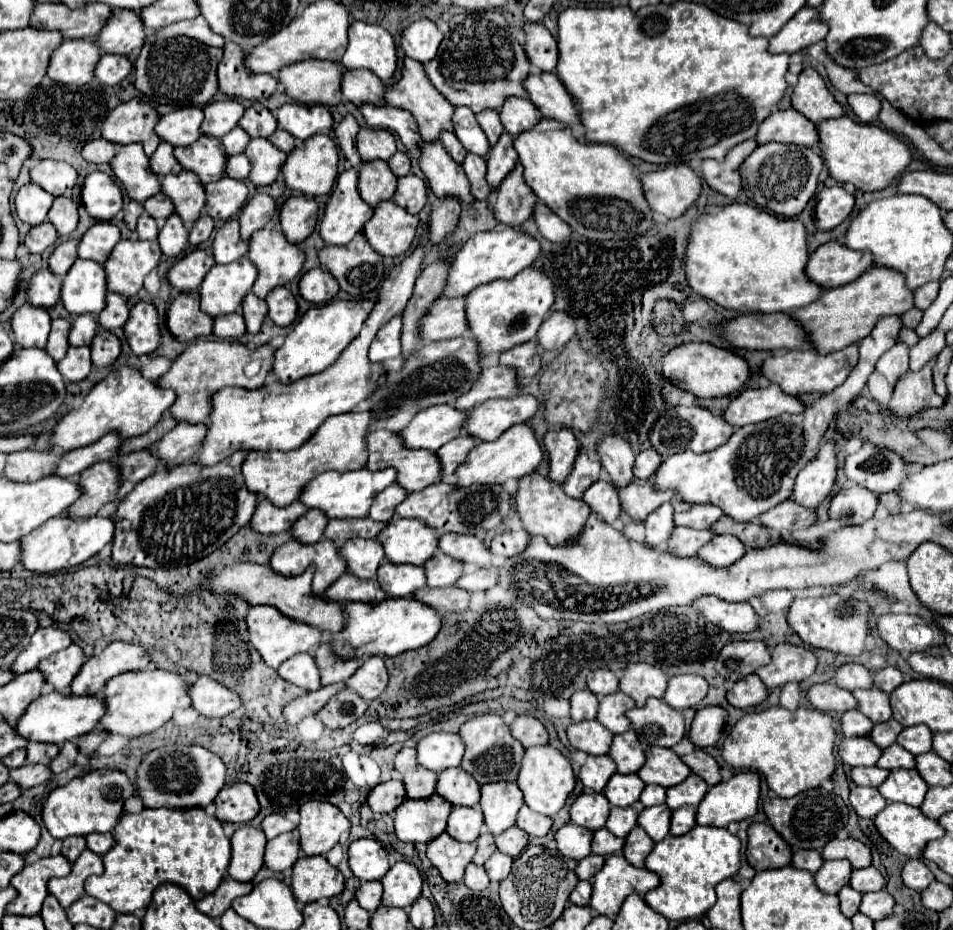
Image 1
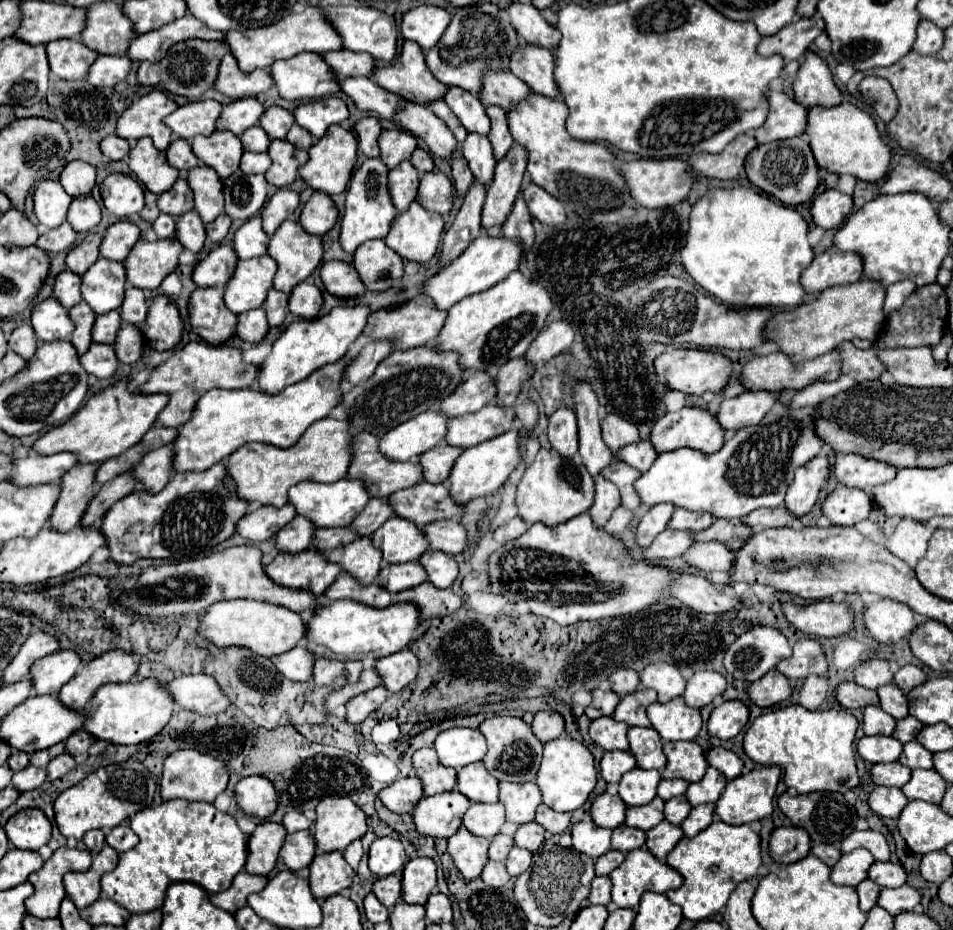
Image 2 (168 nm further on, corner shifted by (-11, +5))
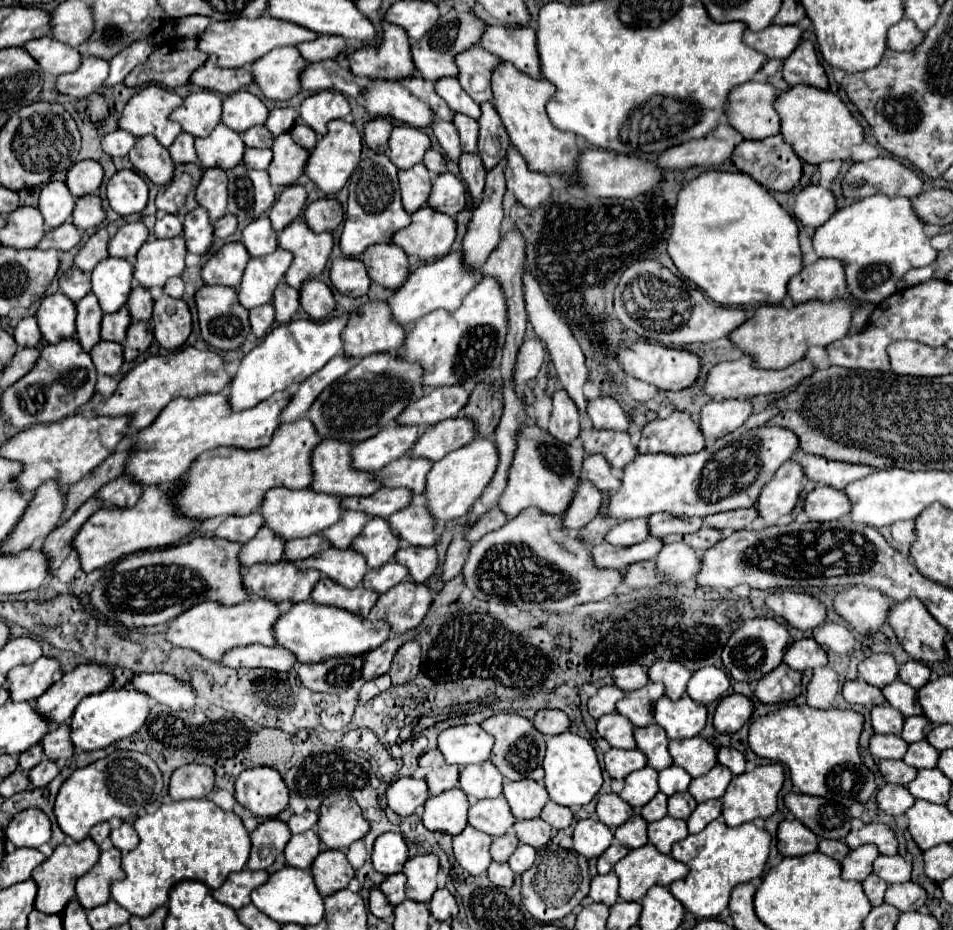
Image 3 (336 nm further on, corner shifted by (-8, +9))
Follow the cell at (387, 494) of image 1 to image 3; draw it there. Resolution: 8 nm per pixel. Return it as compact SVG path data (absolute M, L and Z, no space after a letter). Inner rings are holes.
M345 512L345 516L341 516L341 520L337 524L333 524L333 528L327 528L323 532L323 536L331 542L331 546L345 550L351 546L353 538L363 530L363 526L367 524L369 516L363 512Z

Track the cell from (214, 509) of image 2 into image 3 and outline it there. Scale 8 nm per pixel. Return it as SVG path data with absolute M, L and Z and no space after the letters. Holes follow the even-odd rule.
M147 486L139 498L139 502L133 508L125 510L111 510L111 508L101 508L97 510L75 534L73 538L73 548L79 556L81 570L91 572L95 568L101 568L113 560L121 560L129 554L143 552L149 548L165 548L173 546L185 536L189 536L195 530L195 520L185 520L183 516L177 516L171 492L169 490L159 490L157 486Z

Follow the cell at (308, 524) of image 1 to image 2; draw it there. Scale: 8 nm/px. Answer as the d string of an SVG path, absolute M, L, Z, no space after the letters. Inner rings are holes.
M296 516L290 524L286 524L278 534L276 534L276 544L278 550L282 552L302 552L306 548L312 546L314 542L314 532L318 528L312 528L312 524L308 524L308 520L304 520L304 516Z

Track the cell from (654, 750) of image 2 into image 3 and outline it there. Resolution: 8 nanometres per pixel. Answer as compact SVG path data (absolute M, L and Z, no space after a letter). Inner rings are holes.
M659 724L637 728L635 740L637 740L637 748L647 754L651 768L663 770L673 764L673 758L667 750L667 734Z

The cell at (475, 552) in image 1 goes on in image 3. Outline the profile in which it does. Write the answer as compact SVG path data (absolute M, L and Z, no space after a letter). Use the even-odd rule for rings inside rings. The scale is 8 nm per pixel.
M411 502L401 512L387 518L391 530L409 546L433 546L439 534L433 530L433 520L421 502Z

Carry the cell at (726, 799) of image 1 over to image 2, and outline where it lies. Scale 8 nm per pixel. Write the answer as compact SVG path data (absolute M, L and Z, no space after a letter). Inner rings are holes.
M762 766L762 768L754 768L752 772L748 774L742 774L734 780L728 780L726 788L724 788L724 794L720 796L720 800L716 802L716 816L722 820L722 822L728 822L728 824L748 824L752 820L760 820L760 818L766 818L772 814L774 806L772 806L772 800L774 800L774 794L776 794L776 786L778 786L778 780L780 780L780 768L778 766Z

